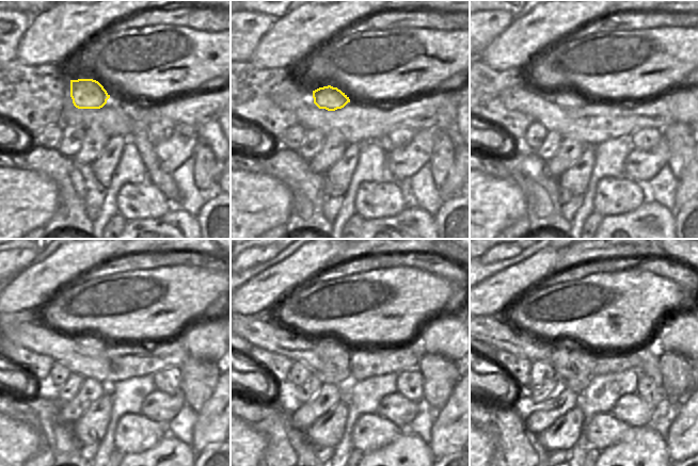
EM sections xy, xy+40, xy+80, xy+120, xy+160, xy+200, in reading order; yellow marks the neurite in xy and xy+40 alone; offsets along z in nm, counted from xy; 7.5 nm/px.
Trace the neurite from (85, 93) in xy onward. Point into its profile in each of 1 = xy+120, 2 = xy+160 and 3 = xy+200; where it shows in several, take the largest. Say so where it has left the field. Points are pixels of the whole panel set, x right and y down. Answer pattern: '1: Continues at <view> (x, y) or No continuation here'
1: Continues at xy+120 (90, 343)
2: Continues at xy+160 (328, 348)
3: Continues at xy+200 (576, 378)

